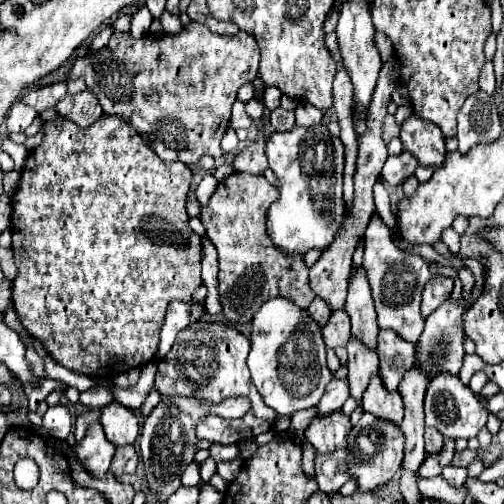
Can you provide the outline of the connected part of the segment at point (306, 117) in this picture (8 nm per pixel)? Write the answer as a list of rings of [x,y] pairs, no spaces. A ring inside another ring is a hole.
[[[300,103],[300,105],[294,109],[294,115],[296,115],[296,123],[298,123],[298,125],[312,127],[312,125],[318,125],[318,123],[322,123],[324,109],[318,109],[318,107],[314,107],[312,103]]]

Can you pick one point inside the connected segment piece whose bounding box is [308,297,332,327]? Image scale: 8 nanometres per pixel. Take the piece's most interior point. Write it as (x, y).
(318, 310)

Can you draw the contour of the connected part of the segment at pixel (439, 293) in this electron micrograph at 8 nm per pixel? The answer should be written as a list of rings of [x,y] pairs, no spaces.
[[[432,277],[422,293],[422,315],[428,317],[432,311],[436,311],[452,293],[454,281],[448,277]]]

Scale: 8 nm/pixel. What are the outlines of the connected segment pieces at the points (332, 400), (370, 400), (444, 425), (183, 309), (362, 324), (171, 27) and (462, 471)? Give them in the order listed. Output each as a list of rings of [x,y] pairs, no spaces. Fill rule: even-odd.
[[[332,377],[332,381],[326,385],[326,393],[318,403],[318,415],[328,415],[338,409],[342,409],[344,401],[348,399],[348,379]]]
[[[376,373],[376,377],[372,377],[368,389],[364,391],[362,407],[364,407],[364,411],[368,411],[380,419],[390,419],[394,423],[400,423],[402,415],[404,415],[404,405],[402,405],[400,393],[398,391],[388,393],[388,389],[384,389],[384,385],[380,385],[380,373]]]
[[[440,373],[430,379],[424,409],[426,409],[426,425],[434,427],[448,439],[476,437],[478,431],[486,425],[486,417],[488,417],[478,393],[474,393],[470,385],[464,385],[458,375],[450,375],[450,373]]]
[[[172,301],[168,305],[168,311],[166,311],[166,323],[160,331],[160,347],[158,347],[156,359],[162,359],[166,355],[166,351],[172,347],[172,341],[174,341],[178,331],[182,331],[190,323],[198,321],[200,317],[202,317],[202,307],[200,305]]]
[[[358,267],[350,275],[348,299],[344,309],[352,321],[352,335],[362,339],[366,345],[376,345],[376,337],[378,337],[376,311],[364,267]]]
[[[168,11],[162,13],[160,21],[162,21],[162,27],[164,27],[164,33],[178,33],[178,31],[182,29],[180,17],[178,17],[178,15],[172,15],[172,13],[168,13]]]
[[[454,465],[446,466],[441,473],[441,476],[446,479],[452,487],[462,487],[468,479],[468,471],[464,467],[454,467]]]

